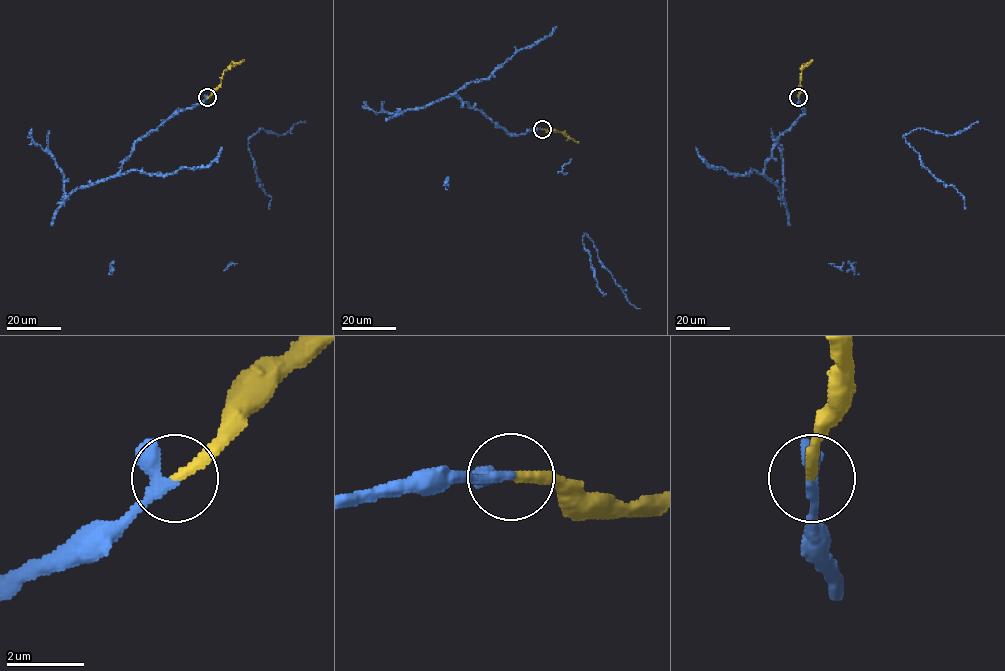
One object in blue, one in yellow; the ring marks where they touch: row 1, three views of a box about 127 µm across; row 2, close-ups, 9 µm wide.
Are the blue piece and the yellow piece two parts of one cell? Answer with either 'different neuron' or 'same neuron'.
same neuron

